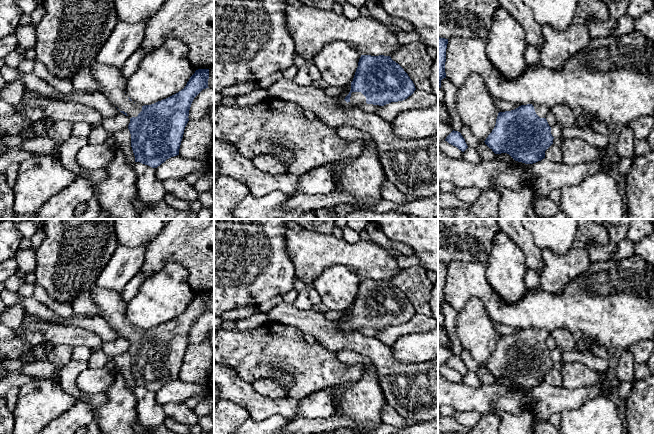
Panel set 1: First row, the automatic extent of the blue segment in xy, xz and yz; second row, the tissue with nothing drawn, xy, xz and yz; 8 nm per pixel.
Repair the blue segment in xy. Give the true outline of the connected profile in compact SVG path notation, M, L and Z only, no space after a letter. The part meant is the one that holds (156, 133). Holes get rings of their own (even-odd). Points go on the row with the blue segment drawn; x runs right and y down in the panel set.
M97 61L90 69L98 83L98 92L104 94L113 106L130 118L128 129L131 134L135 162L157 168L167 159L179 155L184 130L189 121L191 104L203 89L209 88L209 69L196 70L181 91L154 104L144 106L136 104L126 95L126 79L122 76L121 69Z

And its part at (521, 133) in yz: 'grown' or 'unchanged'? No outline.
grown

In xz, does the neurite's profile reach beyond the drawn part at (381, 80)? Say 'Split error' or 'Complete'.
Split error

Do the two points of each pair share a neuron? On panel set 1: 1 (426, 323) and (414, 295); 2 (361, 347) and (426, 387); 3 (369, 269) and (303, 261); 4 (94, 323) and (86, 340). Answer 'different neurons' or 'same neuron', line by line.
1: different neurons
2: same neuron
3: same neuron
4: different neurons

